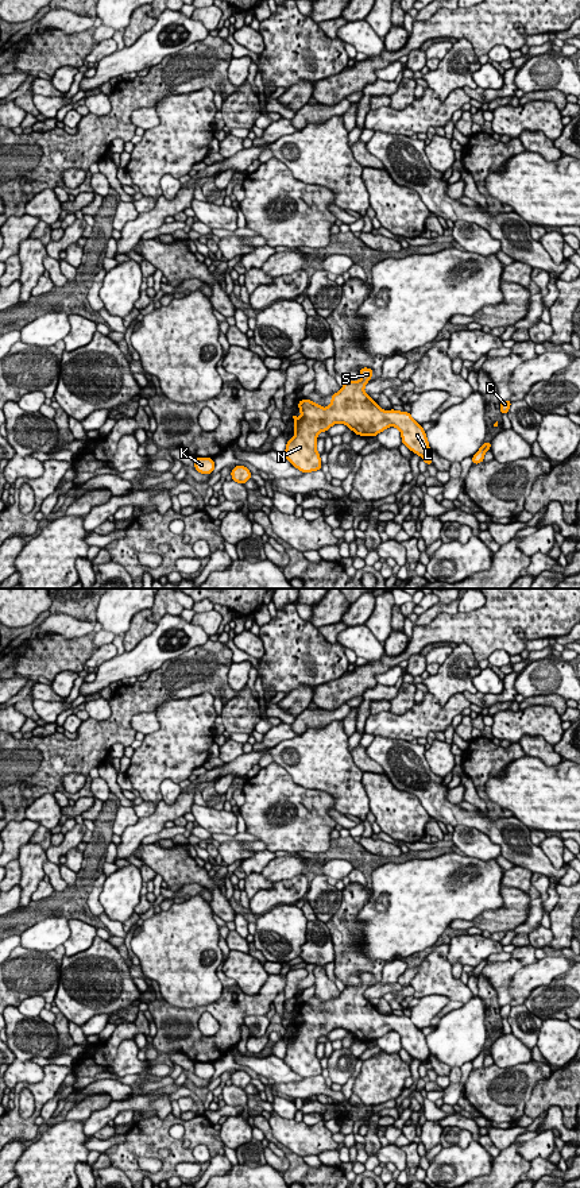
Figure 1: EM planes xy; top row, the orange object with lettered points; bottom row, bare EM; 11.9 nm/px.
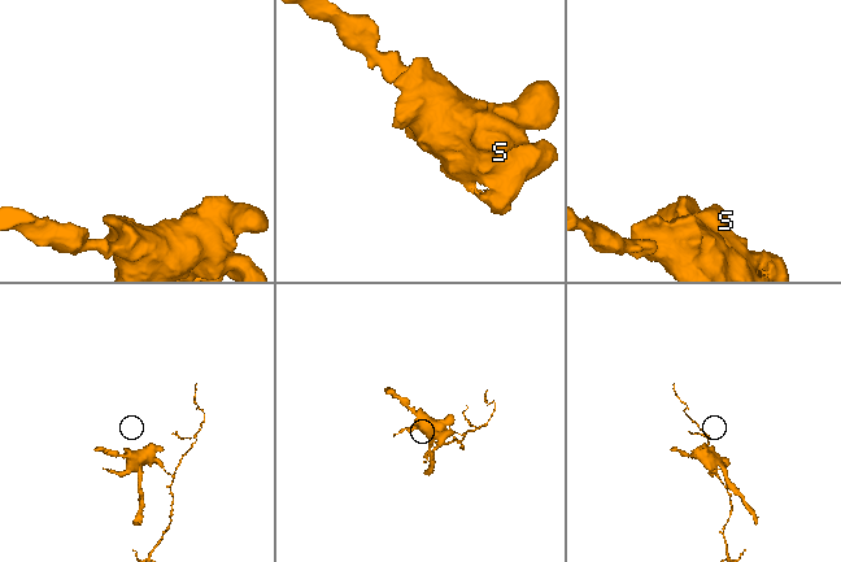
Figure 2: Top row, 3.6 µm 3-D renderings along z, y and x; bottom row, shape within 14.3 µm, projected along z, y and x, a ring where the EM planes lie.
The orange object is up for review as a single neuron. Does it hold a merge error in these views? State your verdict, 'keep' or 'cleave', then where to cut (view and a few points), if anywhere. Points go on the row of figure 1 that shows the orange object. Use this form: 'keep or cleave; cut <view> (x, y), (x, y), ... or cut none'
cleave; cut xy (426, 454), (421, 456)

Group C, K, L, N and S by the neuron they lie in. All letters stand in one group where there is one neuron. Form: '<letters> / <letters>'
C / K L N S

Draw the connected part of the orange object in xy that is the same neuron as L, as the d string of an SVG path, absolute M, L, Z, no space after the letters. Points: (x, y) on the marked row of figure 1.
M363 367L360 375L360 381L345 381L345 385L332 394L328 408L321 408L308 398L297 404L302 417L293 416L295 435L287 440L283 456L299 471L321 470L317 435L337 423L345 424L360 436L376 436L388 427L397 427L401 431L402 444L421 458L429 454L430 446L422 425L417 424L409 412L380 409L364 393L364 386L374 371Z

